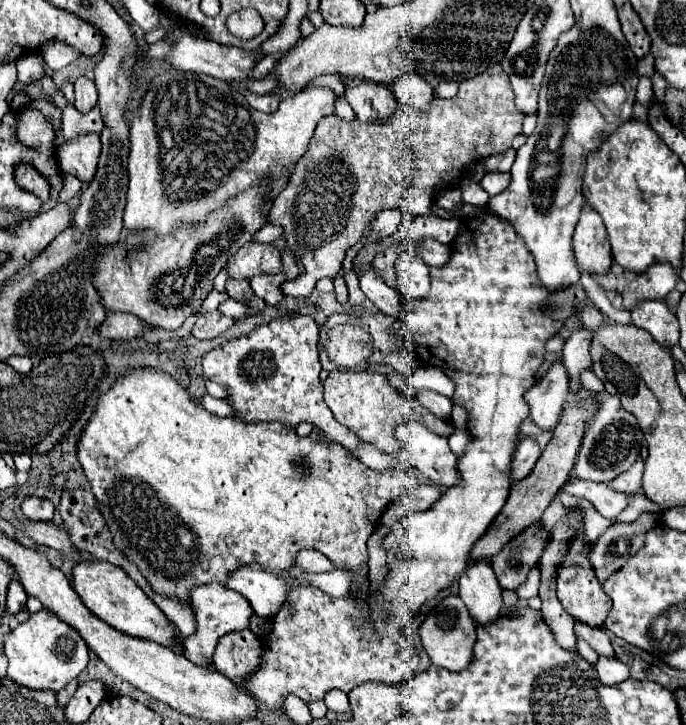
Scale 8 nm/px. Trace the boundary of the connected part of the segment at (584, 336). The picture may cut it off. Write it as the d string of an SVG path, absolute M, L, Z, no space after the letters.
M574 332L562 350L562 362L568 370L570 376L570 390L578 392L580 382L578 382L578 372L584 368L590 368L590 352L588 352L588 332Z

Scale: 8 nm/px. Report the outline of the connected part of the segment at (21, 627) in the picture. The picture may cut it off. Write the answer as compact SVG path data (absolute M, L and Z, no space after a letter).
M46 608L32 614L28 622L18 624L18 628L10 632L10 638L4 644L4 654L8 656L8 678L32 690L60 692L88 664L86 642L74 628L58 620L58 616Z

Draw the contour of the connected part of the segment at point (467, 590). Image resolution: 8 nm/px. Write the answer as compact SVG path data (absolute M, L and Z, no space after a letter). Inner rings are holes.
M486 562L470 564L468 572L464 572L460 576L458 584L460 584L460 598L466 604L470 616L474 618L474 622L484 624L484 626L496 622L496 618L500 616L500 610L502 610L502 588L500 588L490 564L486 564Z

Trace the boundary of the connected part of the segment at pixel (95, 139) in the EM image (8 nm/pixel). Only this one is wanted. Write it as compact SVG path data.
M84 134L76 140L64 142L58 148L58 162L62 172L76 176L80 182L90 182L96 174L100 158L100 136Z

